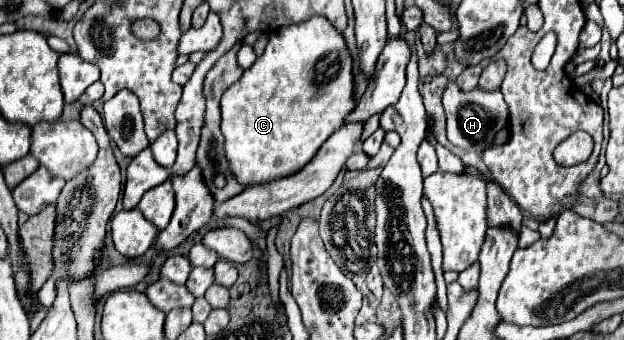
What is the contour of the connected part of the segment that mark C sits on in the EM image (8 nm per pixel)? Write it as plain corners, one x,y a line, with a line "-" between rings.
312,17
310,21
298,23
298,25
286,25
284,29
276,29
270,33
268,45
264,49
264,53
254,61
254,65
250,69
244,71
244,75
240,77
238,83
234,83
224,95
222,95
222,135
224,135
224,153
228,159
228,167
232,171
232,175
236,177
236,181
242,187
252,187
252,185
262,185
262,183
270,183
276,179
284,179
288,175
298,173
300,169
304,169
314,155
318,153
318,149
324,145
324,141
344,123
344,117
354,109
354,97
352,97
352,59
350,53
346,49
346,43
342,39
342,33
336,31
324,17

